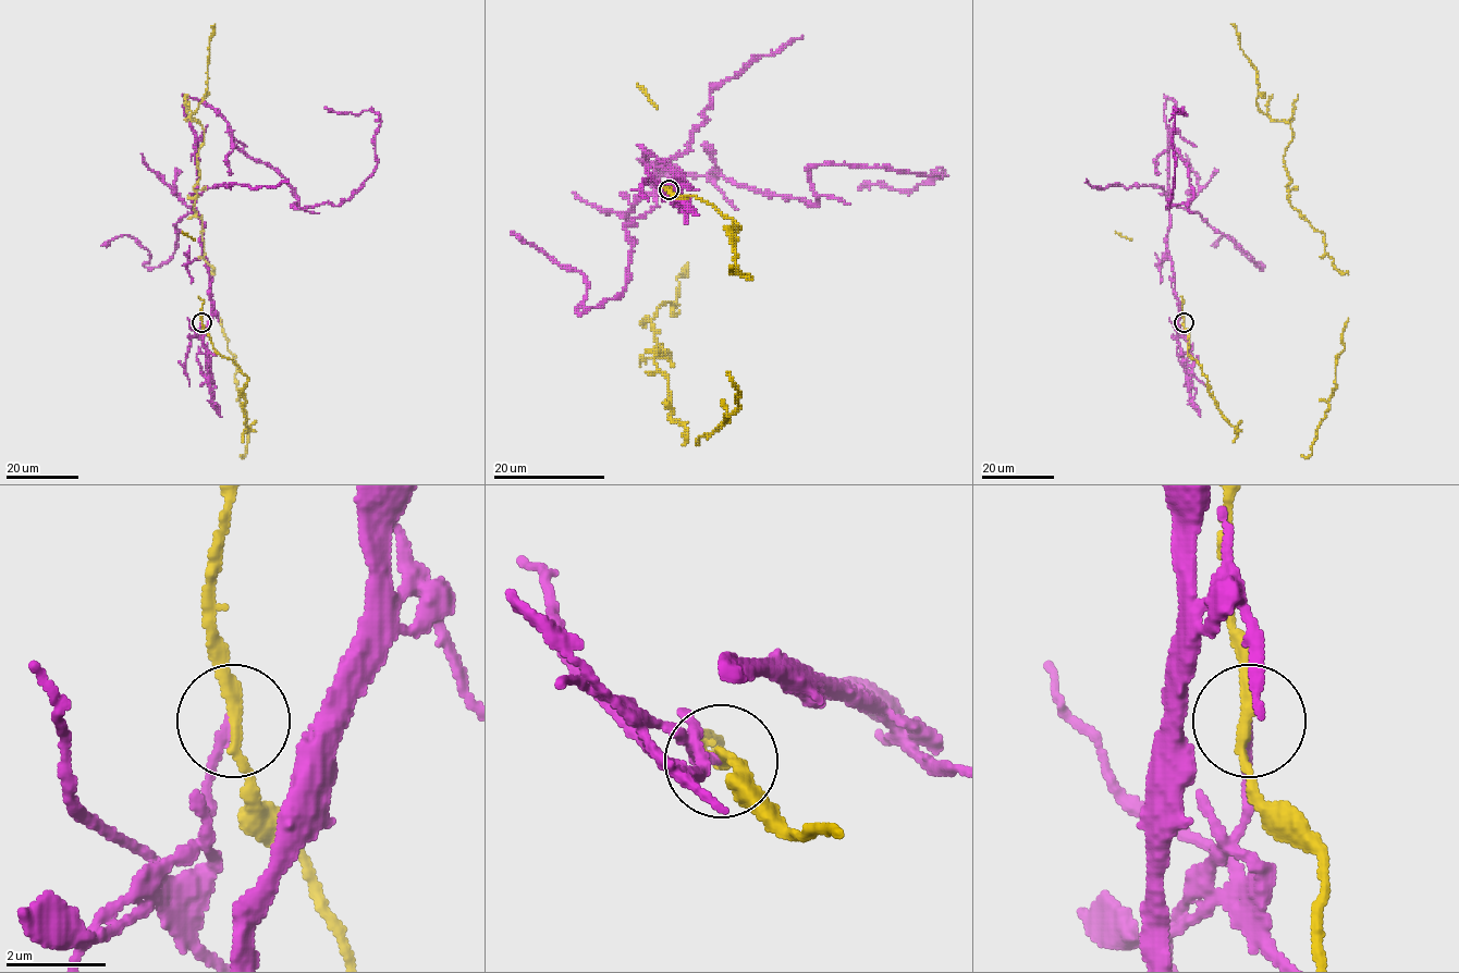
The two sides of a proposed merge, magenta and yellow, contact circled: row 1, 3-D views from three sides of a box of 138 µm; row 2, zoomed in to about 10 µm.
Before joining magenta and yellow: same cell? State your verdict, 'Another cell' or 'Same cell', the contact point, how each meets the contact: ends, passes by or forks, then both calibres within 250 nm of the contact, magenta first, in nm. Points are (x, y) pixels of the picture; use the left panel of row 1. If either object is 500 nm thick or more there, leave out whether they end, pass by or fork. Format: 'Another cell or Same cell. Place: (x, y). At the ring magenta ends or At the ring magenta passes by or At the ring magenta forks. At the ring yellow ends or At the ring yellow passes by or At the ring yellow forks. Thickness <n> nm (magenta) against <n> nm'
Another cell. Place: (201, 322). At the ring magenta ends. At the ring yellow passes by. Thickness 160 nm (magenta) against 220 nm

